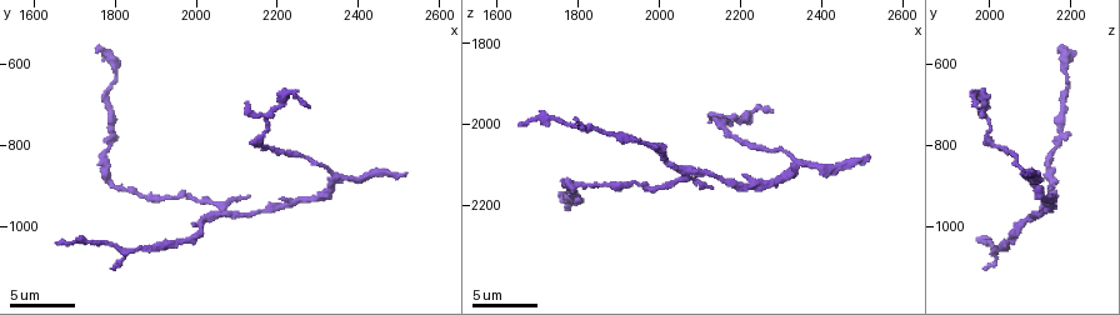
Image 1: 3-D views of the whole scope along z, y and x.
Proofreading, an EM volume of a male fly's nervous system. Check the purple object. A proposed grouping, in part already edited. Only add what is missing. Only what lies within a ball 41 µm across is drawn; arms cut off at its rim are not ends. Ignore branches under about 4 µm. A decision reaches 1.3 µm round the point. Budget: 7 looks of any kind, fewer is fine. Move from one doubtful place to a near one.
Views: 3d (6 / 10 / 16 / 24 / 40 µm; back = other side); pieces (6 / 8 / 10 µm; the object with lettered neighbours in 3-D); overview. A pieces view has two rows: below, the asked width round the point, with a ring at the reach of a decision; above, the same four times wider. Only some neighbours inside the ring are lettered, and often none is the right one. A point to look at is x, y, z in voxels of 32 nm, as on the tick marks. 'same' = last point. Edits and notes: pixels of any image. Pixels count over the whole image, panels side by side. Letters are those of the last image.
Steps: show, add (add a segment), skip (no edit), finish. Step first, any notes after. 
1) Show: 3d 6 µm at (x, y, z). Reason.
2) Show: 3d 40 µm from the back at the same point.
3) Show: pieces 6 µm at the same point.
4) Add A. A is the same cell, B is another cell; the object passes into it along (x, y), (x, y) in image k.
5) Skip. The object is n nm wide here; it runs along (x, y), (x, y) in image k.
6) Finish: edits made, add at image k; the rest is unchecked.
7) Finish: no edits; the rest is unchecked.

Show: pieces 8 µm at (2265, 700, 1965). Long arm stops here.

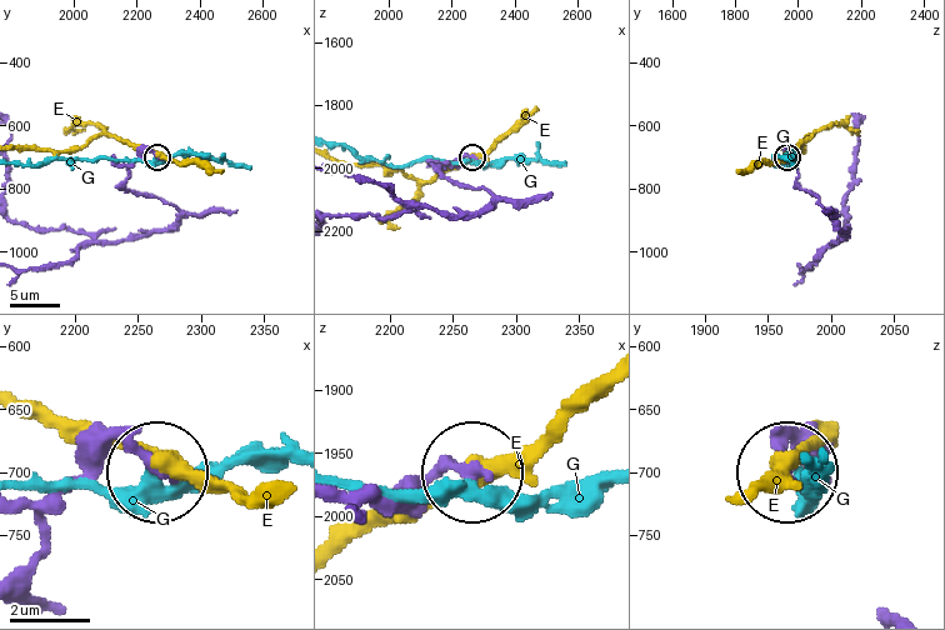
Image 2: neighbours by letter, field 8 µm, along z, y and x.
Skip. E and G are other cells; it runs along (354, 514), (465, 474) in image 2; none of them fits.

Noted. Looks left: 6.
Show: pieces 10 µm at (2120, 690, 1990). Branch stops here.

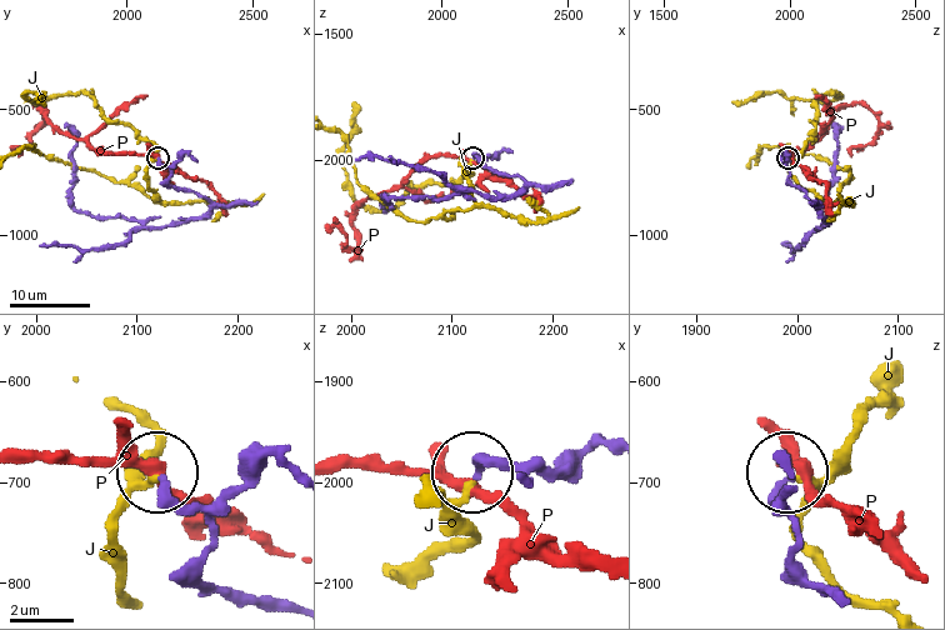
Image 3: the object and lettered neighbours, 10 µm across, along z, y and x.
Skip. The object is 240 nm wide here; J and P are other cells; it runs along (169, 225), (201, 218), (209, 203), (175, 188), (159, 159) in image 3; no lettered segment goes on from it.

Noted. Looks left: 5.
Show: pieces 10 µm at (2125, 920, 2155). Thin end.

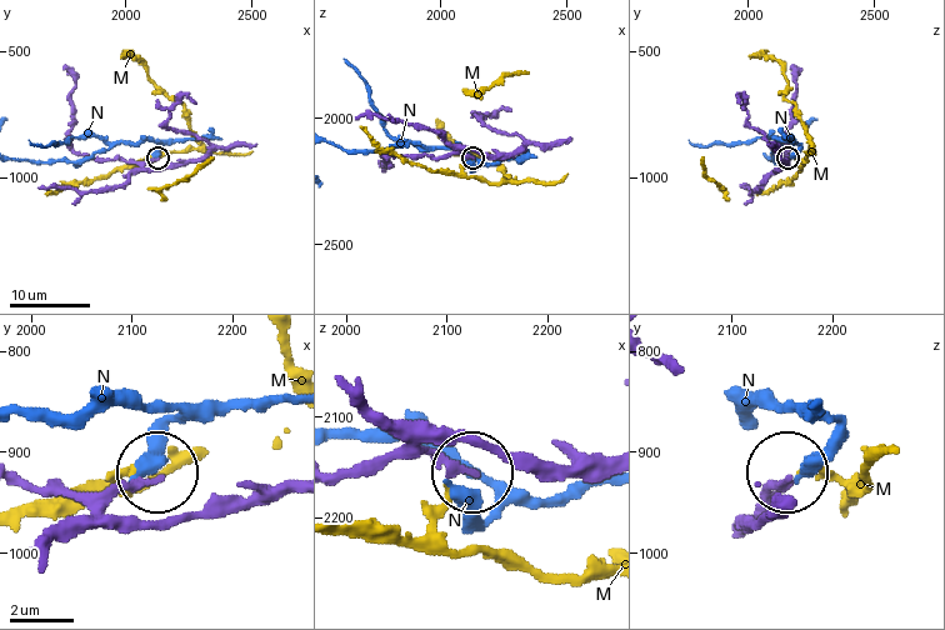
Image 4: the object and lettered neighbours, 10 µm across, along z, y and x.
Skip. M and N are other cells; no lettered segment goes on from it.

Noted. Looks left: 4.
Show: 3d 10 µm at (1765, 560, 2175). An open end.

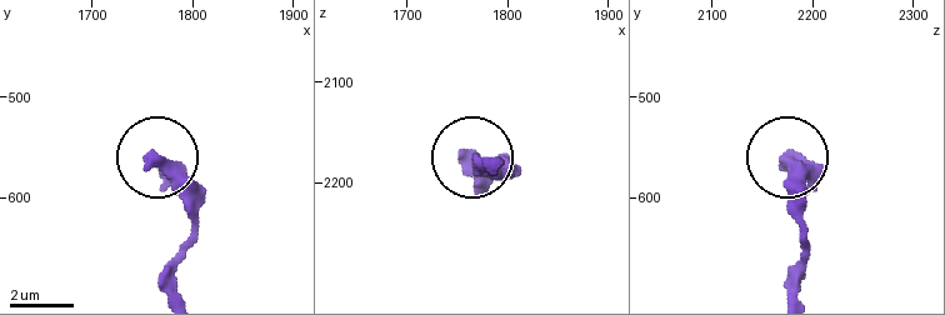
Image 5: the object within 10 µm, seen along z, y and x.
Show: pieces 6 µm at (1760, 558, 2178). See the neighbours.

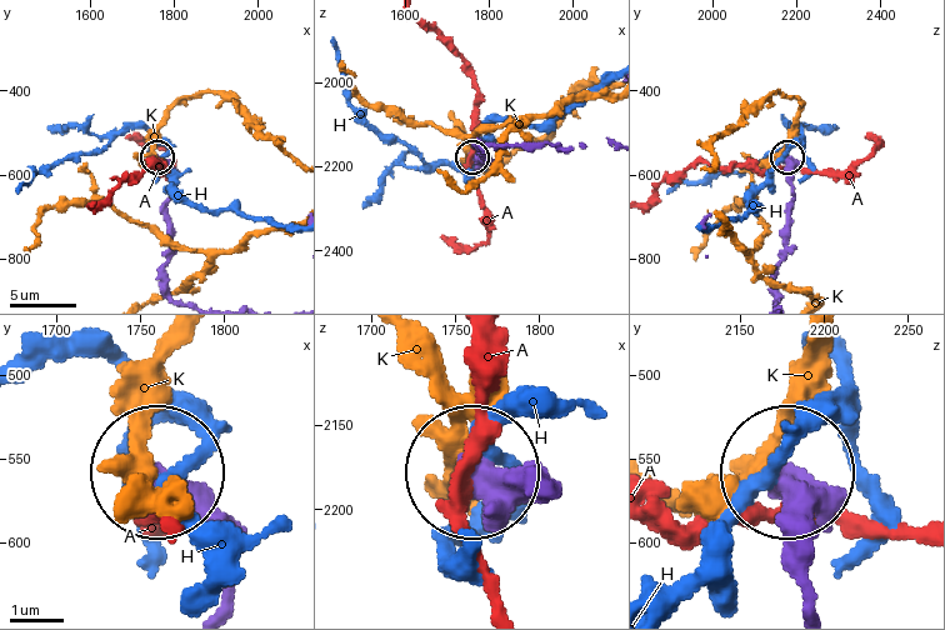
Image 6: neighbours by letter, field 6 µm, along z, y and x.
Skip. The object is 450 nm wide here; A, H and K are other cells; it runs along (808, 606), (808, 513), (785, 476) in image 6; none of them fits.

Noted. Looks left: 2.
Finish: no edits; the rest is unchecked.

